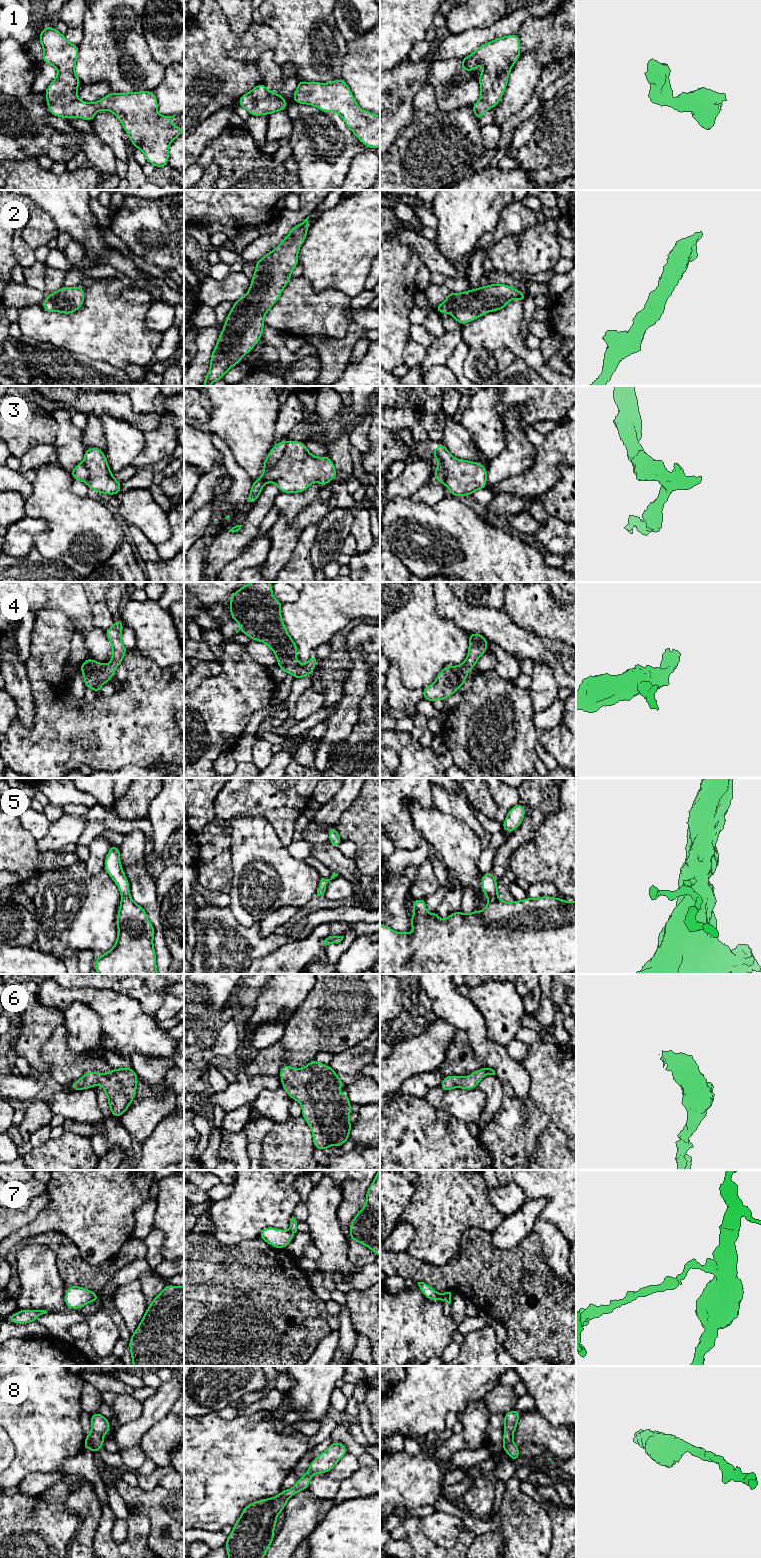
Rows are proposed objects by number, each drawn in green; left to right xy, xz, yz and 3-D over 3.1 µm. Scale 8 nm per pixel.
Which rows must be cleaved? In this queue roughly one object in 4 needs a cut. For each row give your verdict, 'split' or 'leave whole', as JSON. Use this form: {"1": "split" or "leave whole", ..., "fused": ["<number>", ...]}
{"1": "leave whole", "2": "leave whole", "3": "split", "4": "leave whole", "5": "leave whole", "6": "leave whole", "7": "split", "8": "leave whole", "fused": ["3", "7"]}

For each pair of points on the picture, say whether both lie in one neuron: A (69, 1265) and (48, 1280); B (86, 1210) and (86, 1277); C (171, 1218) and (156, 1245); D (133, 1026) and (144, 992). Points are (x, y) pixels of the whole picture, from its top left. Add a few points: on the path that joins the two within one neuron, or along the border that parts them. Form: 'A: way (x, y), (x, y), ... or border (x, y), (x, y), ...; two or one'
A: border (51, 1250), (56, 1258), (59, 1275), (67, 1287); two
B: border (73, 1241), (87, 1262), (104, 1263); two
C: border (152, 1228), (159, 1229), (164, 1234), (163, 1257); two
D: border (119, 993), (130, 995), (145, 1013), (154, 1016); two

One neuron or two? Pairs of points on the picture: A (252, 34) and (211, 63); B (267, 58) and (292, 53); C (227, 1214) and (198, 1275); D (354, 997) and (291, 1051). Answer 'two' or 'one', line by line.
A: one
B: two
C: two
D: one

